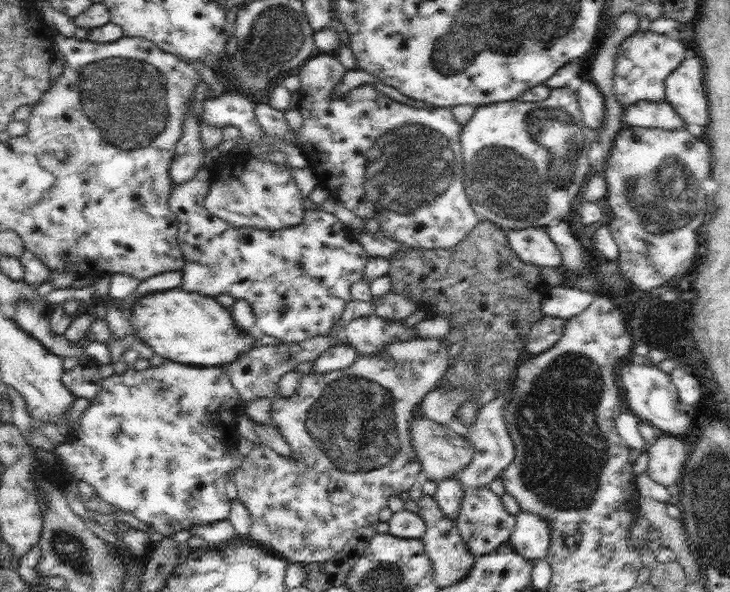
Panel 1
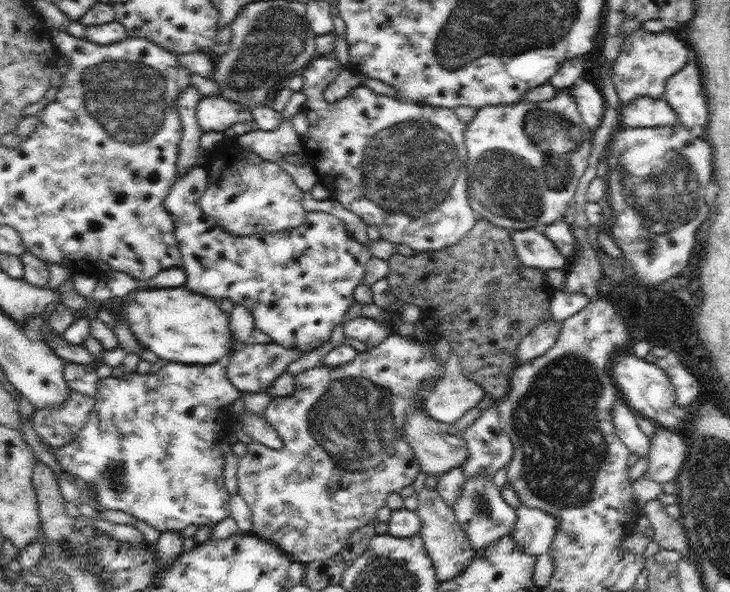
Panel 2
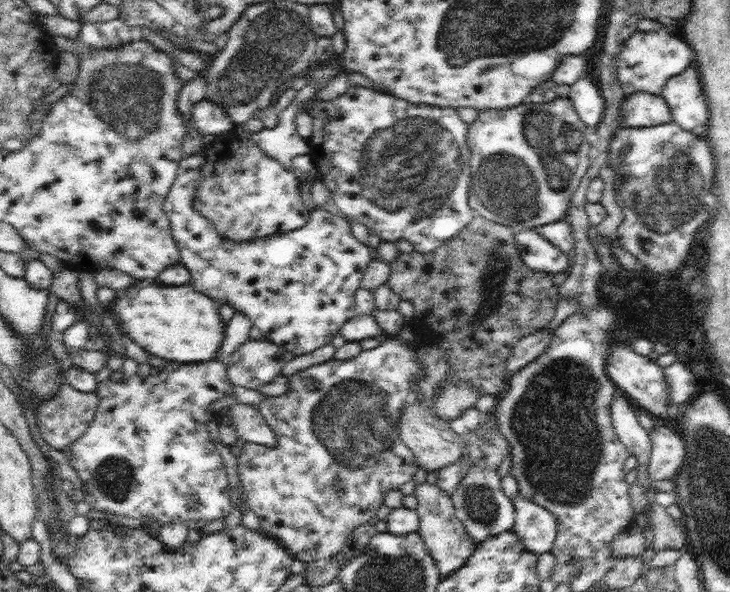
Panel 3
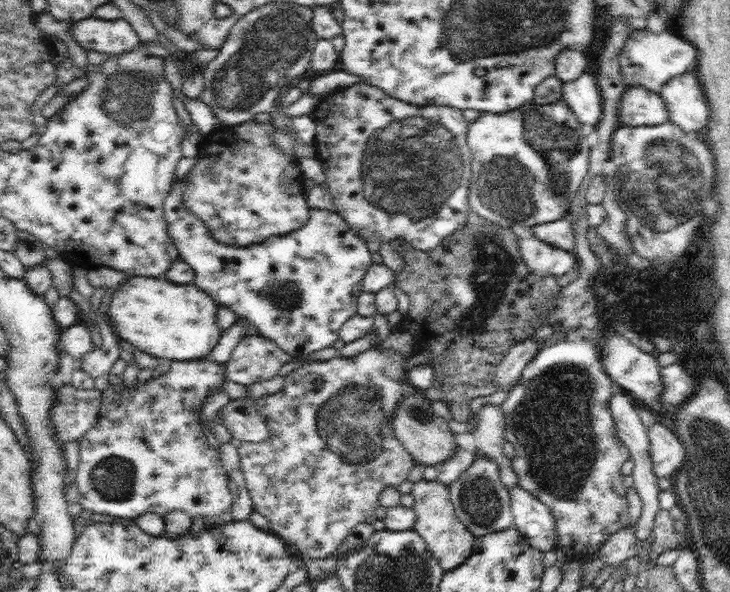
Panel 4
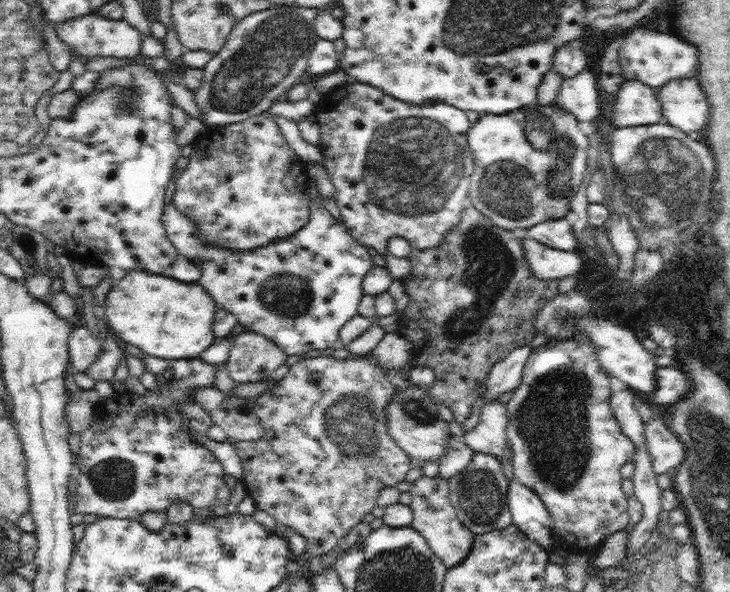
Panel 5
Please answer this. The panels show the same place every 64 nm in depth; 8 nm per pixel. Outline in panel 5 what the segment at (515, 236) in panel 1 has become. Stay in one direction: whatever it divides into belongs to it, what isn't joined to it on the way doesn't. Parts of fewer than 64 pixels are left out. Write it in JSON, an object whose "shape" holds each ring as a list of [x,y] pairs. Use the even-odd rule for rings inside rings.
{"shape":[[[533,238],[523,240],[523,256],[535,280],[563,280],[581,270],[579,252],[545,246]]]}

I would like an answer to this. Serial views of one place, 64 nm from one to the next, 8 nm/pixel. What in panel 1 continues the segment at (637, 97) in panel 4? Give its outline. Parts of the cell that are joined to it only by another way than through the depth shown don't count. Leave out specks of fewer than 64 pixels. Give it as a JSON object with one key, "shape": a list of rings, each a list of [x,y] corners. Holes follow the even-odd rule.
{"shape":[[[639,100],[637,104],[627,106],[623,112],[623,126],[627,128],[663,128],[663,130],[687,128],[681,116],[665,100],[663,102]]]}

